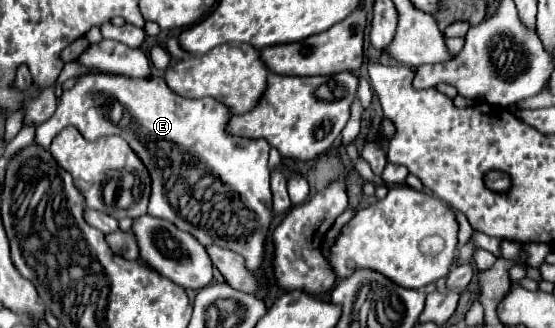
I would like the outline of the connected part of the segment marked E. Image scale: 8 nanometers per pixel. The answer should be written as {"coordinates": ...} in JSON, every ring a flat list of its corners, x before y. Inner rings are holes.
{"coordinates":[[85,73,75,79,69,91,63,91,55,115,37,127,35,145,49,149,51,139,67,125,81,131,85,139,97,139,103,135,123,137,135,153,139,153,147,165,153,179,153,197,149,203,149,213,173,221,179,229,189,231,197,237,201,245,221,245,239,253,245,259,249,271,257,271,259,261,263,261,261,245,265,247,265,237,271,225,271,191,269,191,269,145,265,139,237,139,225,133,225,123,231,119,227,107,215,99,185,99,173,93,163,77,131,79,115,73]]}

